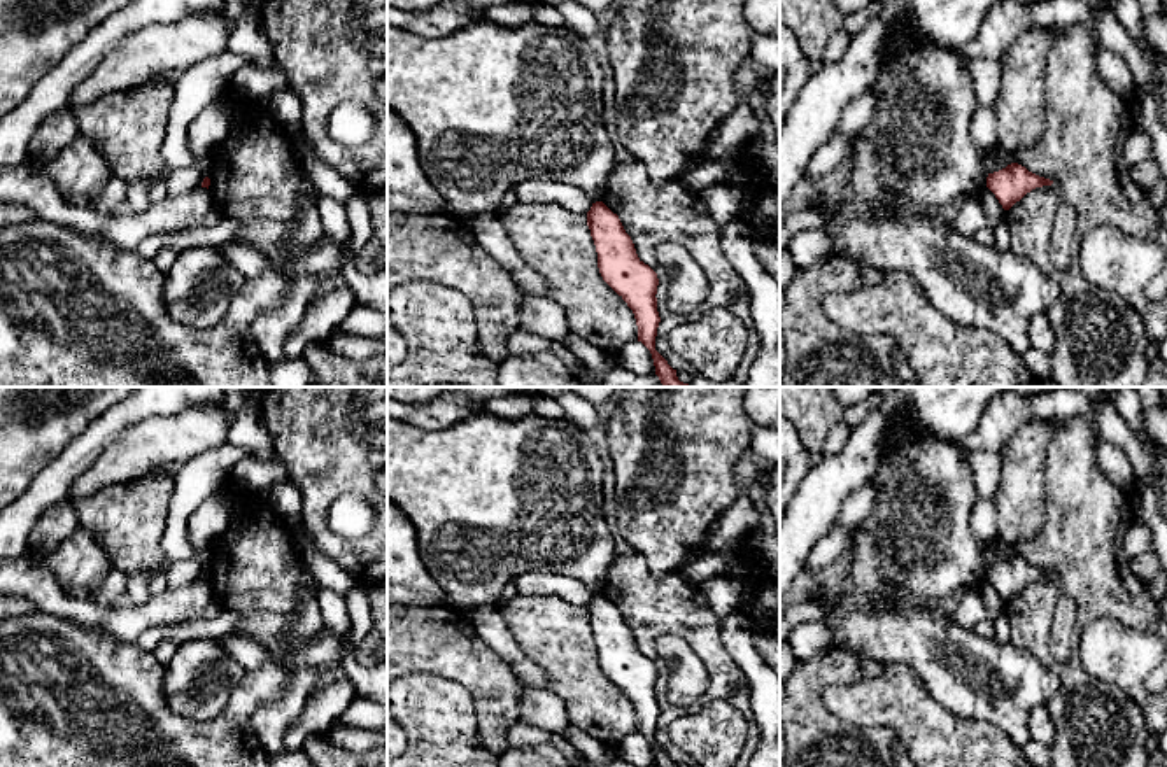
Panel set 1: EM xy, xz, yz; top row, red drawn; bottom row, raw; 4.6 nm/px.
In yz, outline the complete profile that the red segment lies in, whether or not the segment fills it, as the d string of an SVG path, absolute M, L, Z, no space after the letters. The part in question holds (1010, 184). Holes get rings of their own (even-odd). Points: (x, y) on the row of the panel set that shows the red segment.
M1011 163L987 177L987 187L995 194L1004 210L1009 210L1032 189L1051 184L1053 180L1036 175L1018 163Z

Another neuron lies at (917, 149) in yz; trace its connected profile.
M906 35L895 39L894 56L869 89L878 98L878 109L853 137L846 184L831 194L845 219L878 214L885 207L895 214L911 214L911 205L916 214L929 214L987 187L985 161L969 135L978 98L965 60L964 51L916 44Z

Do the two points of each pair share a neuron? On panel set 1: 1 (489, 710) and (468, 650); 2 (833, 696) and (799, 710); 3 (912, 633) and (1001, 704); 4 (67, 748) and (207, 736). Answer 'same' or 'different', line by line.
1: same
2: different
3: same
4: same

